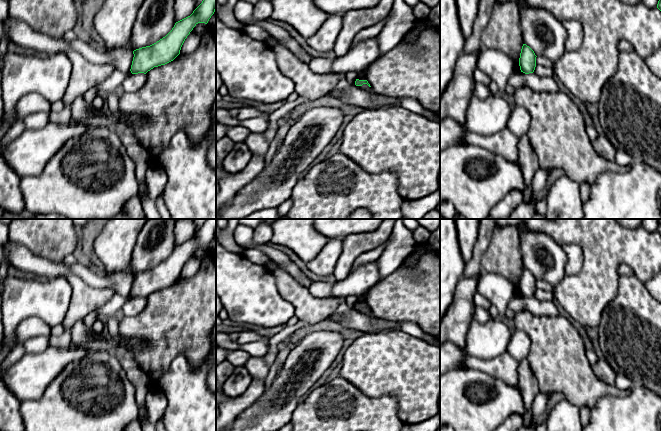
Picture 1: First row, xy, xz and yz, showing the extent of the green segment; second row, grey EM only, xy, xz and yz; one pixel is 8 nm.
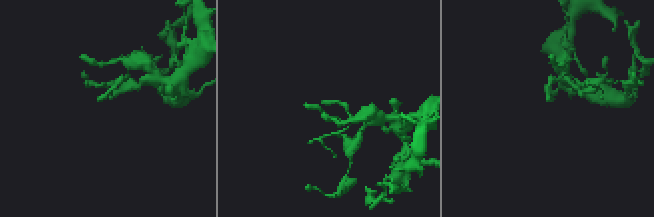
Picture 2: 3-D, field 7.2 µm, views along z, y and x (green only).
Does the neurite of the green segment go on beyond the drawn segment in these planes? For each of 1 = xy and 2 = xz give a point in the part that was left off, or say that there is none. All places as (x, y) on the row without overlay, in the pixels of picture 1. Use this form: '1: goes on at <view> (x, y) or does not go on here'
1: does not go on here
2: does not go on here

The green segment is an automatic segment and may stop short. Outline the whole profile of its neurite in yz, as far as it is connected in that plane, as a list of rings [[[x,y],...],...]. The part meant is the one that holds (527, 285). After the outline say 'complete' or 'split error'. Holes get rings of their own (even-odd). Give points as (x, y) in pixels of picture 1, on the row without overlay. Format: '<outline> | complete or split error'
[[[523,268],[519,282],[521,296],[525,298],[533,297],[536,291],[536,281],[534,275],[526,268]]] | complete

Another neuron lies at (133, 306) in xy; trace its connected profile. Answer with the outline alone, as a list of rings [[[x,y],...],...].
[[[138,297],[129,299],[123,306],[122,311],[125,316],[134,316],[140,313],[146,305],[146,298]]]

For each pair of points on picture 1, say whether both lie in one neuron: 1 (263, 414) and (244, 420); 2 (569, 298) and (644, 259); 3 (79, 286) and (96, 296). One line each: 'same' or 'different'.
1: same
2: same
3: same

